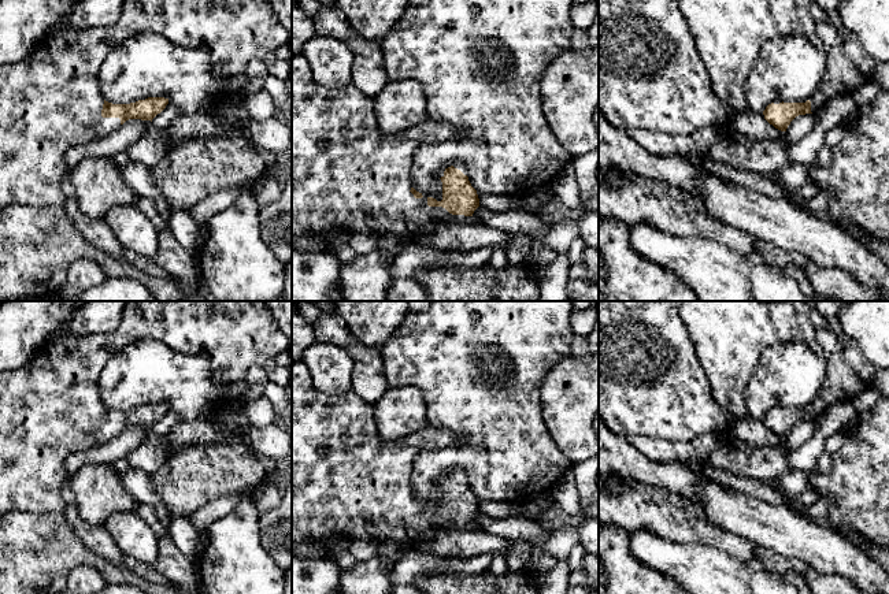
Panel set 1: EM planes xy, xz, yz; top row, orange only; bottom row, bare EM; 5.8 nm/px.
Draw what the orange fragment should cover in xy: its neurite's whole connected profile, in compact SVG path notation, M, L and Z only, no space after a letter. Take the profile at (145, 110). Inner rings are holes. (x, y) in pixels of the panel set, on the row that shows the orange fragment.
M125 0L118 22L111 26L77 31L68 22L64 22L26 59L0 66L0 212L11 204L34 207L64 204L67 197L62 192L60 182L66 171L64 155L68 148L100 141L129 119L152 122L166 108L168 99L164 97L112 104L105 101L100 92L99 71L110 51L141 31L162 34L178 47L207 45L211 70L222 78L241 74L252 60L263 60L289 38L268 0Z

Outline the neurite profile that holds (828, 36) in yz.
M829 26L818 27L816 34L821 38L821 41L827 47L831 47L831 45L841 42L840 34Z

